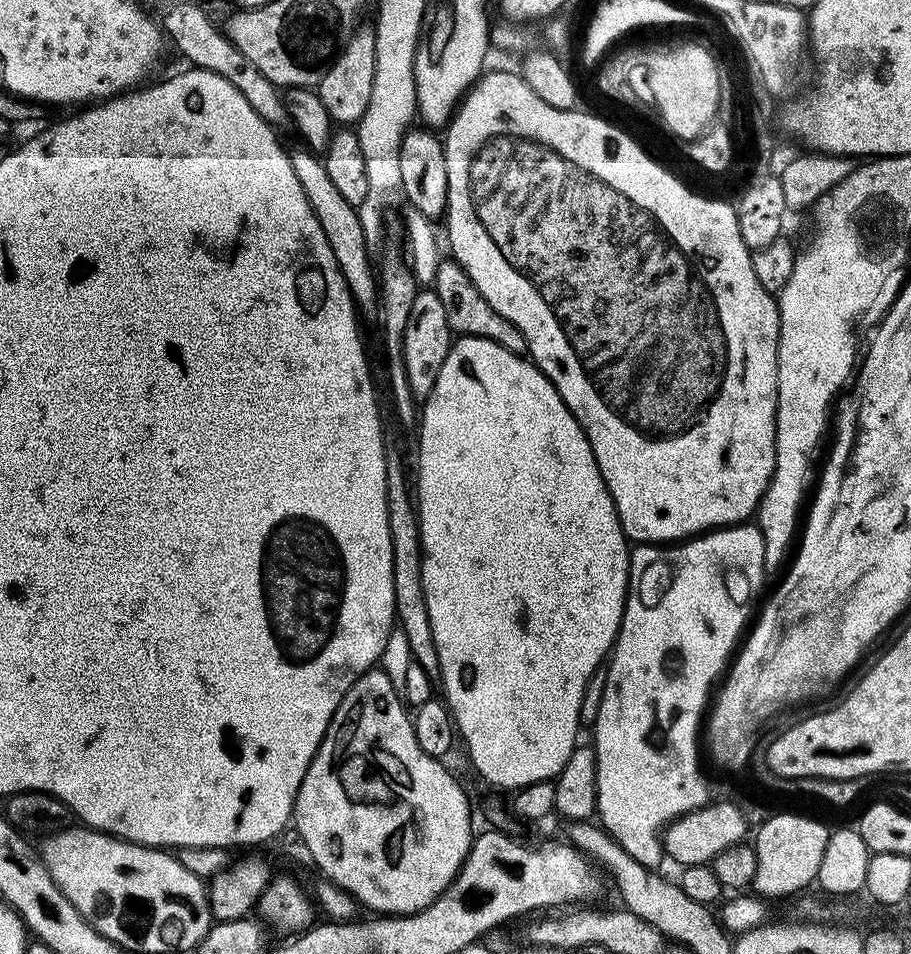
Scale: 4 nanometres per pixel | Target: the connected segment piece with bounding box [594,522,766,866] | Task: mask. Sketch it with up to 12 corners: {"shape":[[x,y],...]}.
{"shape":[[752,522],[636,544],[595,815],[656,866],[764,584]]}

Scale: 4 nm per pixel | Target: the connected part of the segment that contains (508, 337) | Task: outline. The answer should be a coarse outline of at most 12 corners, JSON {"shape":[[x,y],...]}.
{"shape":[[441,259],[434,290],[457,337],[490,338],[515,356],[528,343],[457,260]]}

